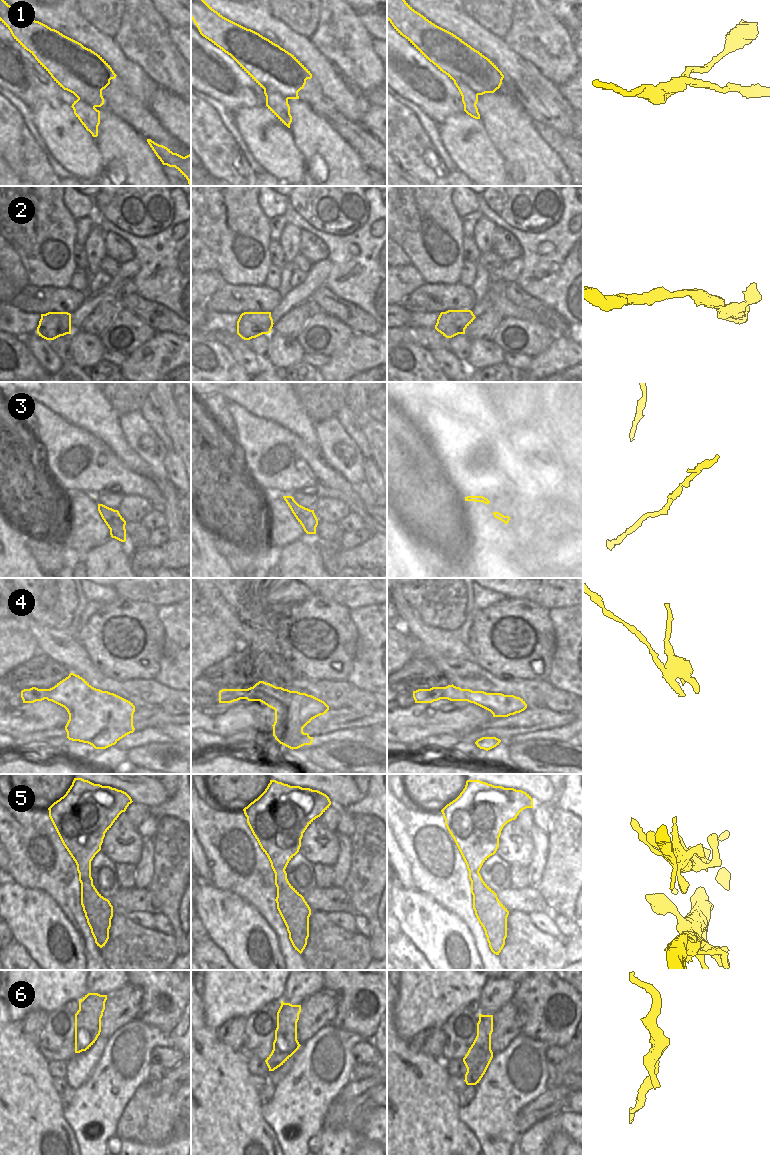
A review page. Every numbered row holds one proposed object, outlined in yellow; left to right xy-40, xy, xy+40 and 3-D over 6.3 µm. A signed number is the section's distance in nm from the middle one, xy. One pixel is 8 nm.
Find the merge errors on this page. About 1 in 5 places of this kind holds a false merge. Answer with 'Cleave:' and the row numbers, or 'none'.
Cleave: 1, 4

